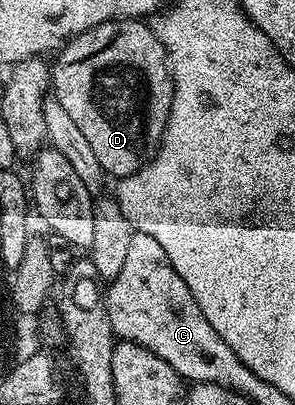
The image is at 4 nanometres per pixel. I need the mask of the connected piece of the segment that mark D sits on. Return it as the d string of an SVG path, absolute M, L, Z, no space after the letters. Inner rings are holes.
M138 18L105 20L67 40L56 59L58 61L52 64L53 99L58 100L72 122L76 122L88 146L92 146L92 154L96 154L96 162L100 162L103 173L107 177L121 178L139 172L158 153L174 97L170 64L153 27Z

